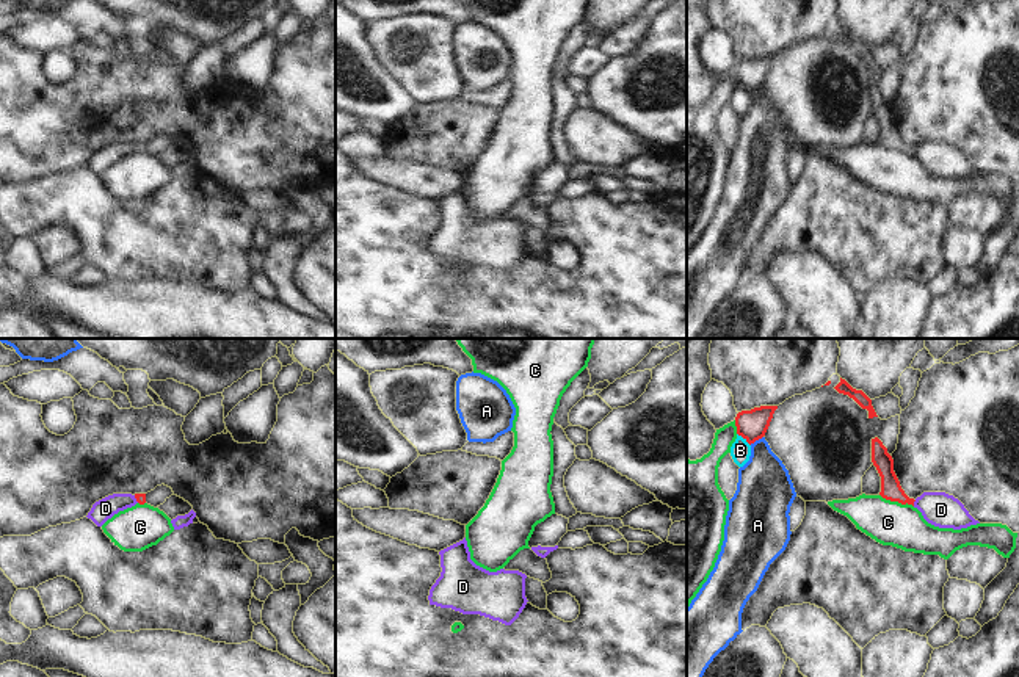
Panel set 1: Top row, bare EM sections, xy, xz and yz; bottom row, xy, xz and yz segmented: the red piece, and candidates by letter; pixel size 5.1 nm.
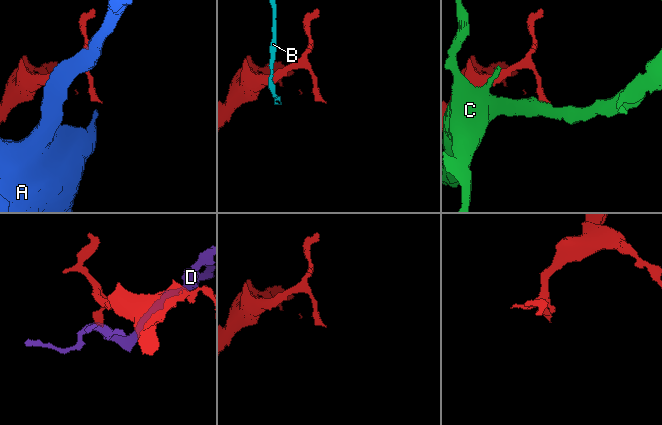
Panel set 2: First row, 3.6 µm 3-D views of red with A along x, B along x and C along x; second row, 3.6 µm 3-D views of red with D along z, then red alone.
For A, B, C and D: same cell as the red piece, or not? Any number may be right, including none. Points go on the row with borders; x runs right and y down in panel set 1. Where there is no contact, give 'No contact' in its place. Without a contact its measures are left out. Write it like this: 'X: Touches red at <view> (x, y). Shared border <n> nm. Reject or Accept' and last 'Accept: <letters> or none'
A: Touches red at yz (756, 439). Shared border 80 nm. Reject
B: Touches red at yz (743, 438). Shared border 100 nm. Reject
C: Touches red at yz (897, 500). Shared border 190 nm. Reject
D: Touches red at yz (913, 503). Shared border 40 nm. Reject
Accept: none.

